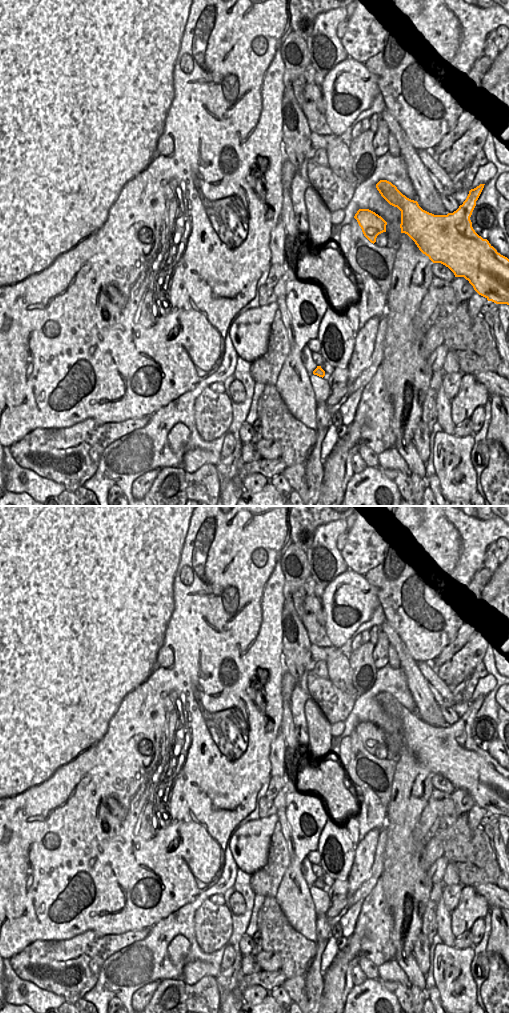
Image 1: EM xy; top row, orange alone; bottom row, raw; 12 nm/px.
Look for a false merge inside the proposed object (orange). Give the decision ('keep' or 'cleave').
keep

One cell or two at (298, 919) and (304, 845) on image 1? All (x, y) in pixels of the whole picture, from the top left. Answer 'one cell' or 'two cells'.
one cell

